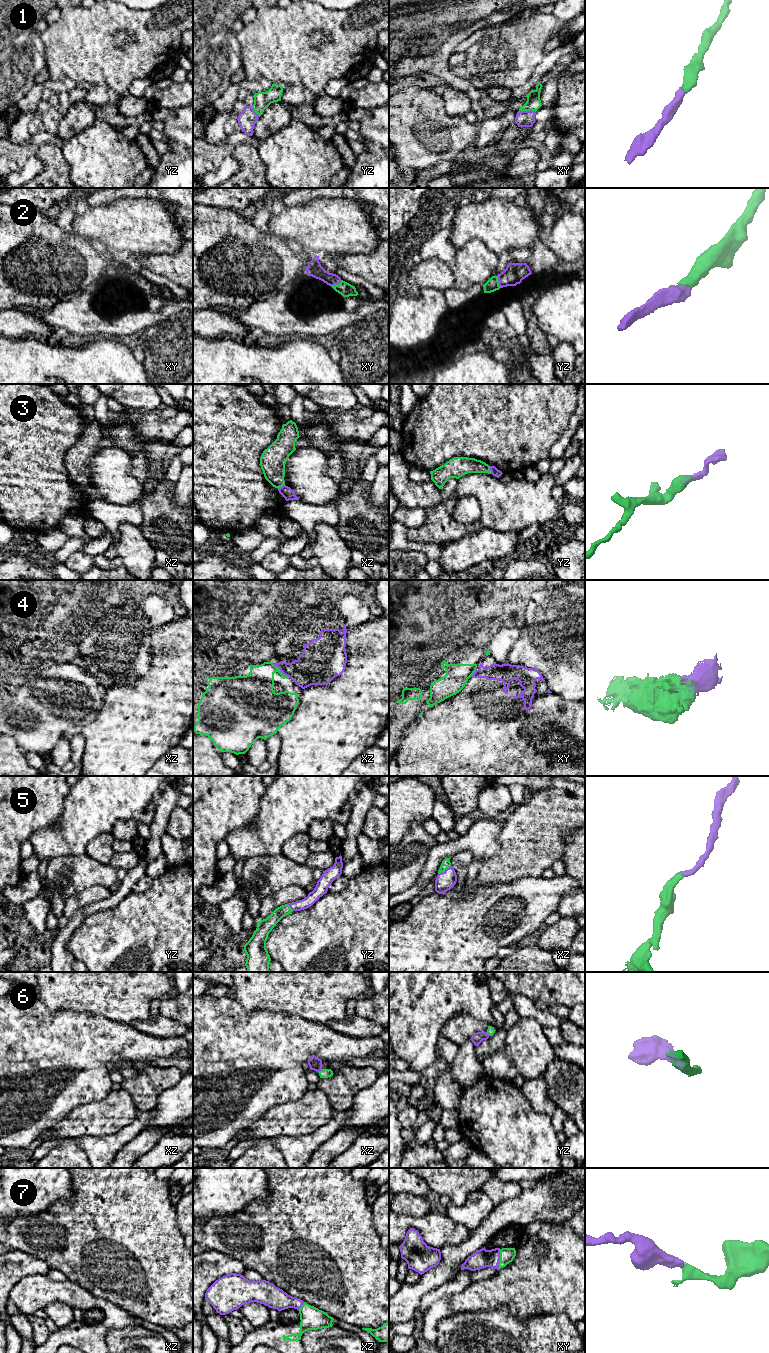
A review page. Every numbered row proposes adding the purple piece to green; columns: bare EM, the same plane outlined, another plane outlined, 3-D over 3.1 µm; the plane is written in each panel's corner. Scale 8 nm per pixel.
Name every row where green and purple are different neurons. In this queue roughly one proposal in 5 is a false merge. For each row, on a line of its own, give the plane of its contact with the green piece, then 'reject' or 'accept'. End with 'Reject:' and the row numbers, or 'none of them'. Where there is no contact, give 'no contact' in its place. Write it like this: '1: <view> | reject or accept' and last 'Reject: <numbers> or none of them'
1: xy | accept
2: xy | accept
3: yz | accept
4: xz | reject
5: xz | accept
6: xz | accept
7: xy | accept
Reject: 4

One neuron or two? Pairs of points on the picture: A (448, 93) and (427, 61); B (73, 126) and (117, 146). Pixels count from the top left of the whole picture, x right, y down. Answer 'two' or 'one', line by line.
A: two
B: two

